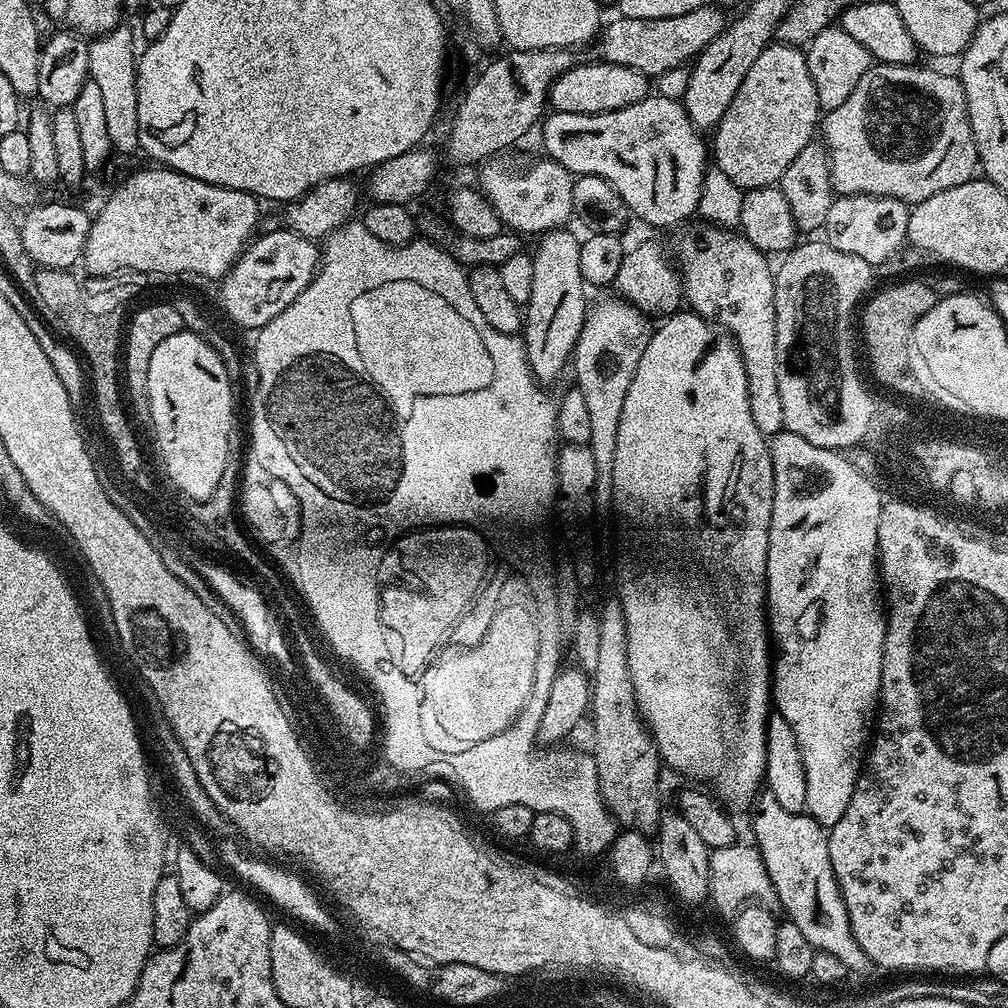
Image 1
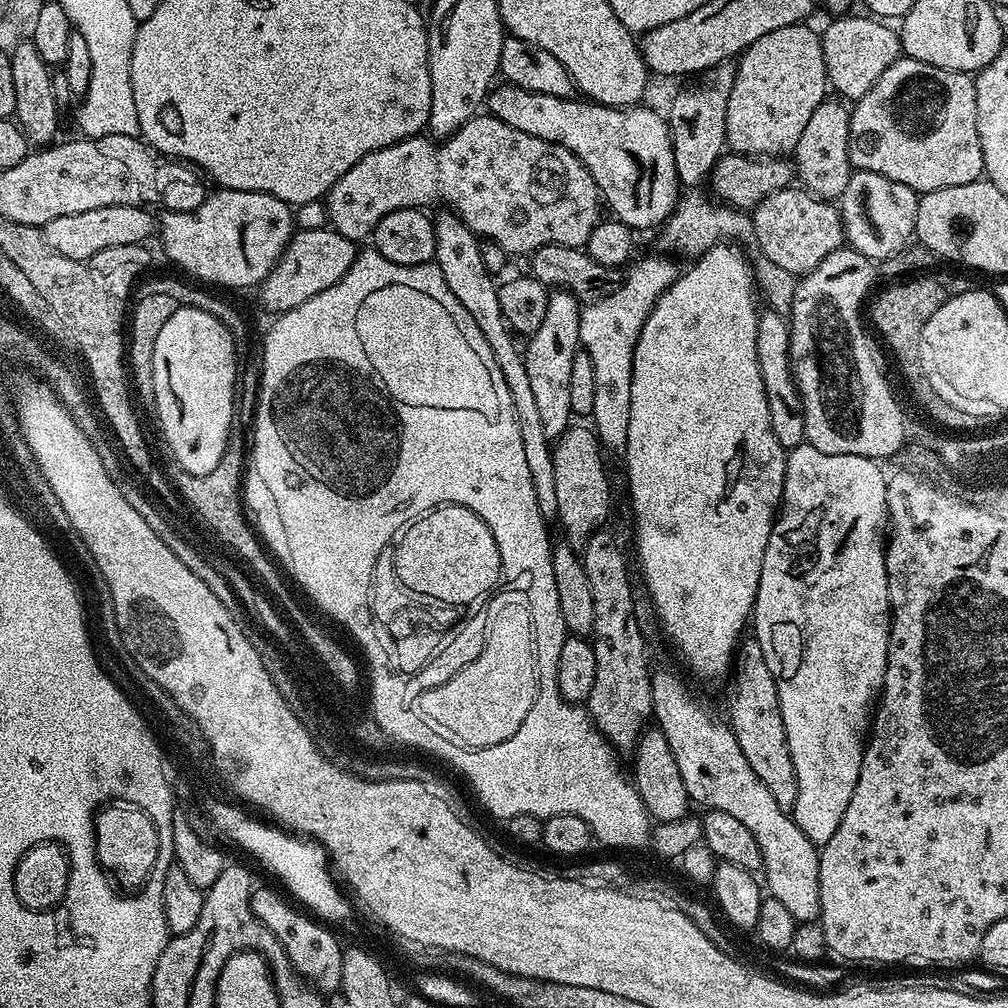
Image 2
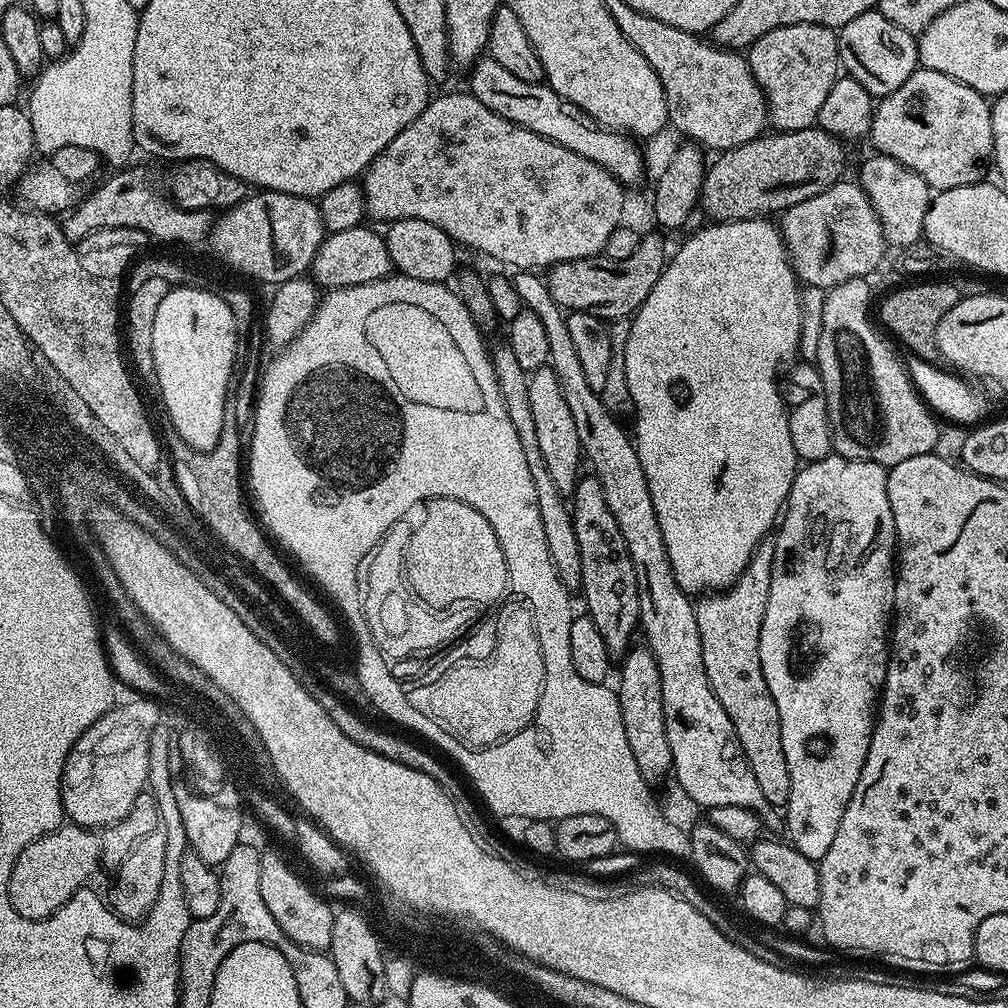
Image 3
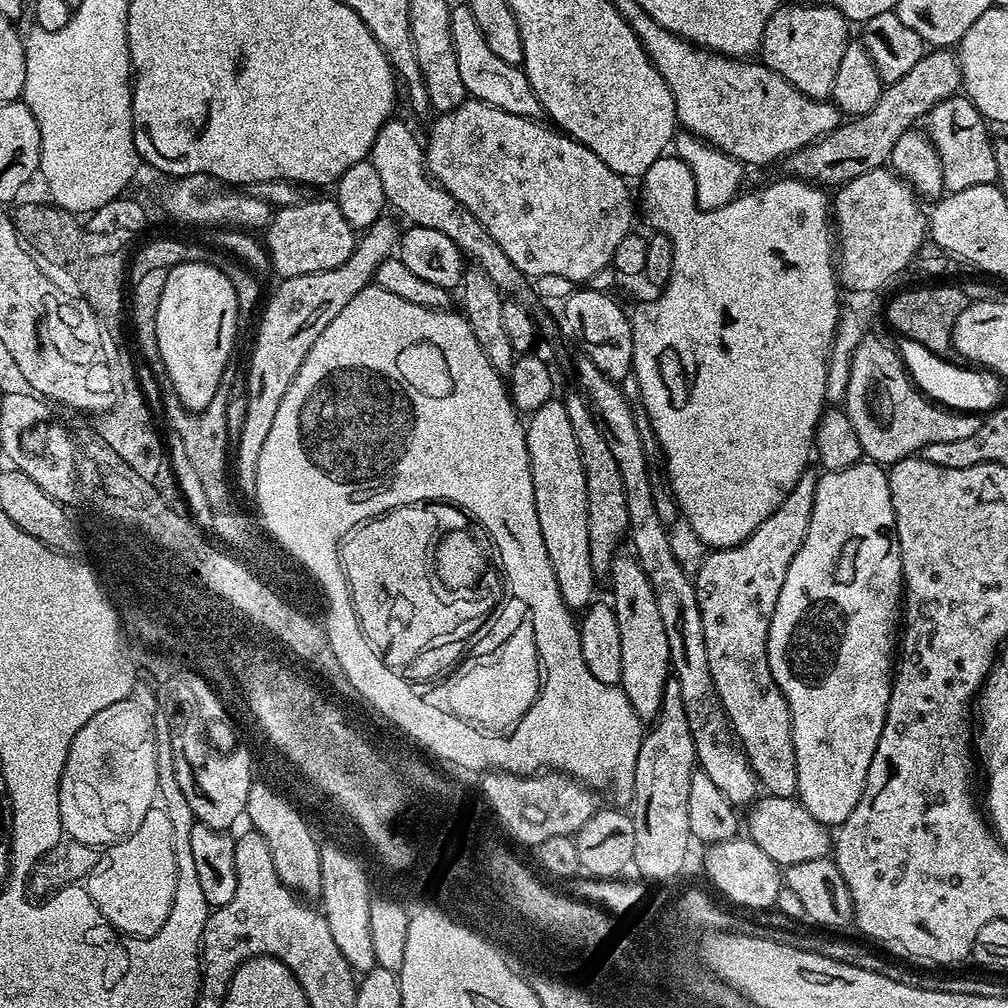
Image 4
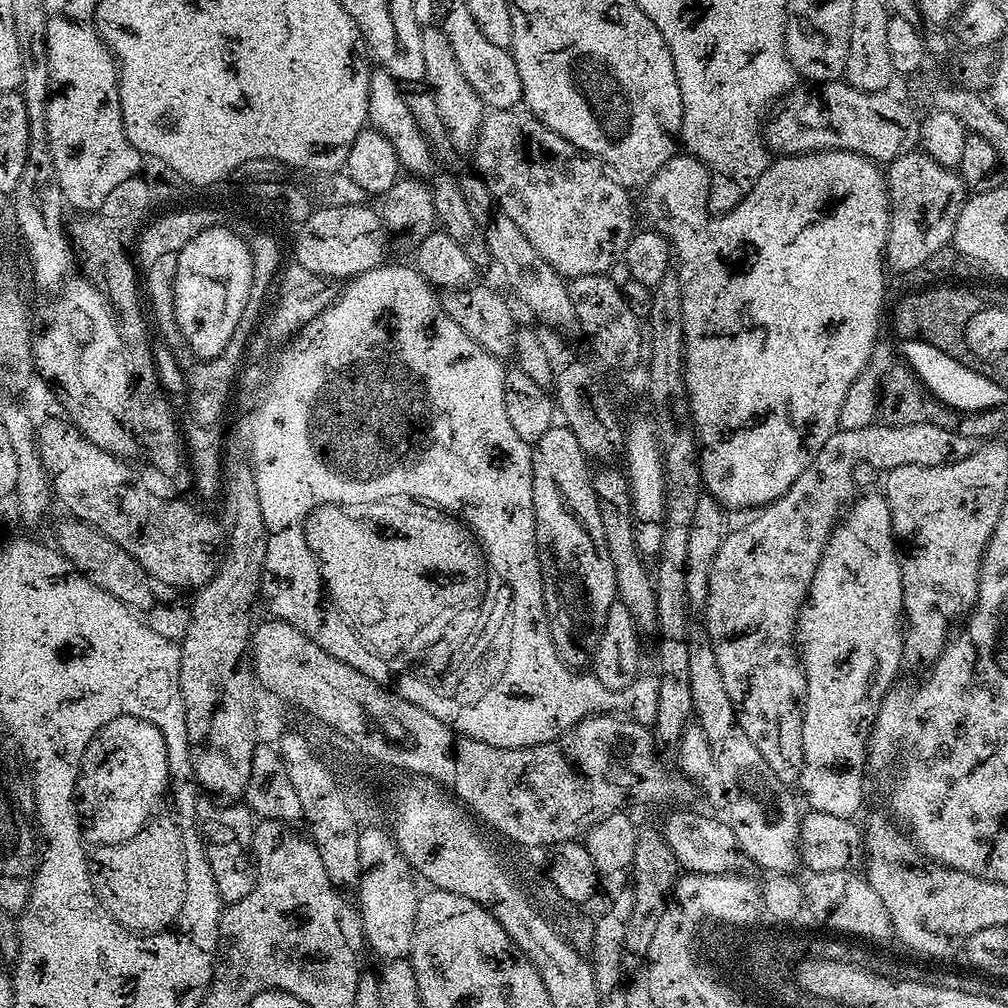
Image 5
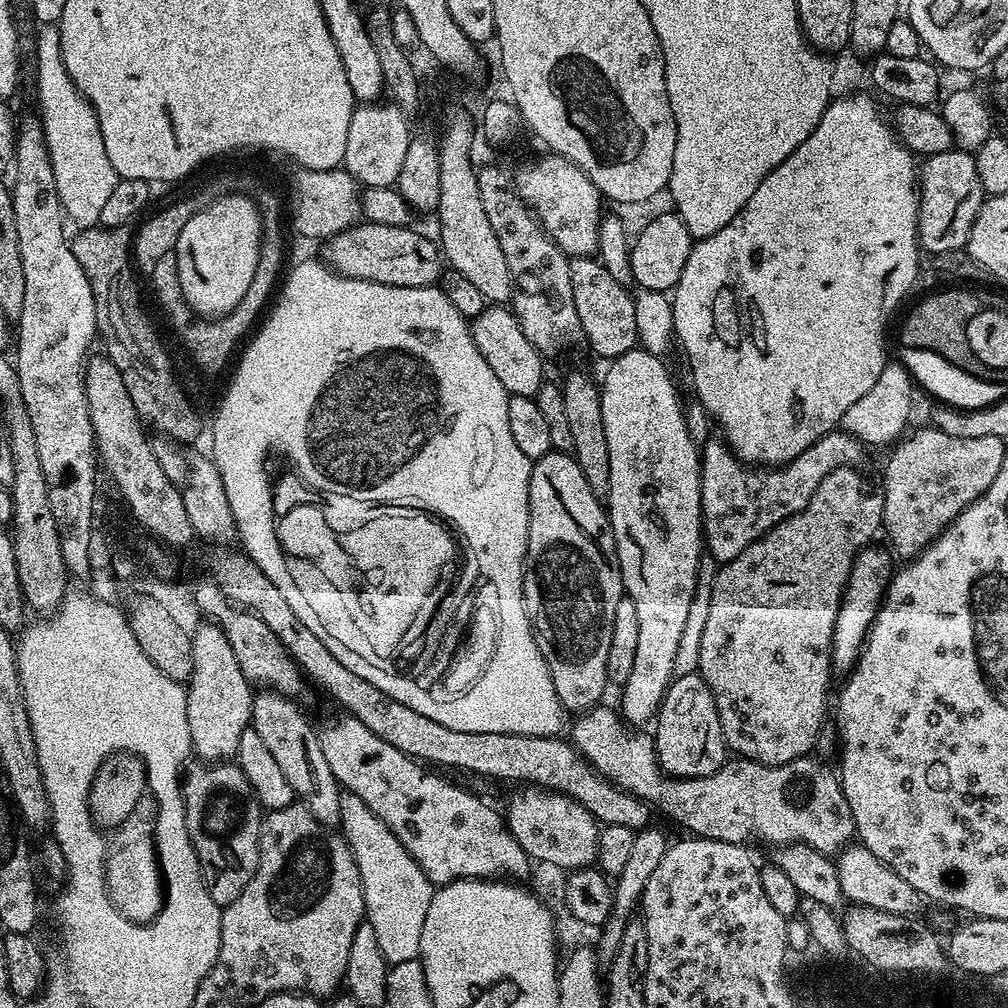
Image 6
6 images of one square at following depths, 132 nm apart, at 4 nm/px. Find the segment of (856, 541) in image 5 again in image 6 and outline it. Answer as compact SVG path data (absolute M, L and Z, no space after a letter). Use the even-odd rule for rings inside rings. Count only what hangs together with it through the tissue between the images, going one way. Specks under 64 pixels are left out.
M869 546L857 554L852 563L848 585L844 588L844 597L838 610L838 618L834 622L834 638L832 639L832 666L847 674L855 669L856 661L860 658L860 651L864 649L864 641L868 632L876 621L880 609L880 602L884 598L884 591L888 588L888 581L894 571L893 557L887 551Z

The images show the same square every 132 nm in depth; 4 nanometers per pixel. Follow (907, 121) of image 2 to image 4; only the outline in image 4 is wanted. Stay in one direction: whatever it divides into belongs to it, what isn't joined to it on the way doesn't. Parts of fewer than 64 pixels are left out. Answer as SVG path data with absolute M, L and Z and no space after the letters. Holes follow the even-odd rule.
M957 94L938 101L928 111L927 124L926 135L936 148L942 164L944 186L948 192L966 190L970 186L997 183L994 140L992 136L988 137L989 125L967 96Z

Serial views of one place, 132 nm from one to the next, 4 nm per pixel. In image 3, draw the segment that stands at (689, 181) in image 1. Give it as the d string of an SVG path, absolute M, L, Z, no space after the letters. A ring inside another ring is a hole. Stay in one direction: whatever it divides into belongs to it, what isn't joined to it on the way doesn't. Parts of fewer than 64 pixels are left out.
M481 58L471 65L472 88L470 94L482 102L494 114L546 138L550 142L558 142L558 146L566 146L566 150L574 150L574 154L582 154L588 160L593 160L598 166L605 168L615 180L625 186L636 184L644 176L644 156L633 137L623 132L605 130L593 126L587 119L573 114L566 109L565 101L547 83L522 82L510 70L504 69L491 58Z

